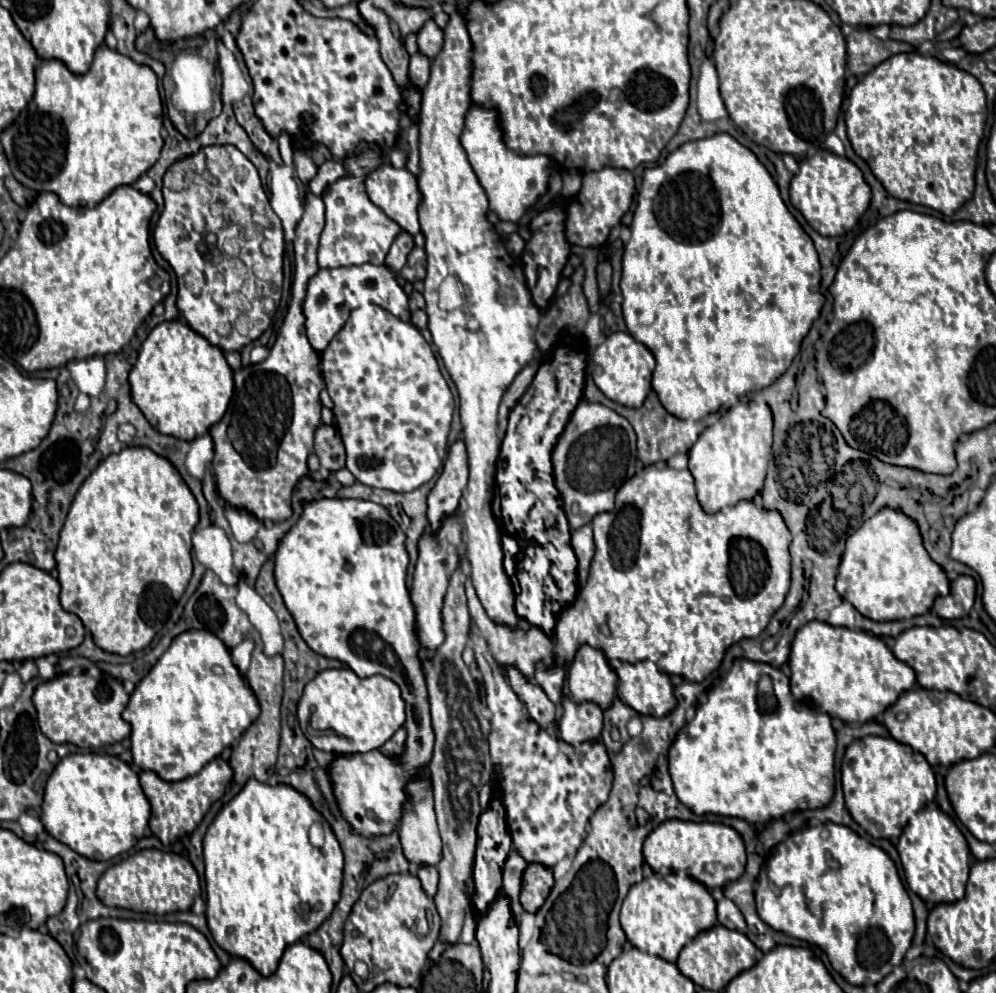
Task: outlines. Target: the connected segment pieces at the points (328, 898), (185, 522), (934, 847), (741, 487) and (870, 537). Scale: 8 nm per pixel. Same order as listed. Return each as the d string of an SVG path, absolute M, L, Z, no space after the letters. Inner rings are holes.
M254 777L242 787L242 791L230 799L220 813L214 817L212 825L204 835L204 863L206 863L206 917L208 927L216 943L234 957L244 957L260 971L260 975L272 975L284 949L300 937L312 933L320 923L332 913L336 901L340 899L342 885L342 851L330 823L314 809L310 799L294 789L292 785L268 785ZM314 821L324 825L326 843L322 849L314 847L308 839L308 829ZM300 903L310 907L308 919L298 915Z
M124 447L120 453L108 455L92 473L90 477L82 483L80 491L76 493L76 499L72 501L72 507L68 511L66 523L60 531L60 541L58 541L58 549L56 549L56 569L58 569L58 583L62 587L60 591L60 601L62 607L70 613L76 613L84 627L92 633L94 643L110 653L118 653L118 655L130 655L134 651L144 649L156 635L156 629L160 627L160 623L154 623L156 619L160 619L160 615L164 615L164 609L170 605L172 595L182 595L190 577L192 577L192 531L198 525L198 503L192 495L192 491L188 489L188 485L184 483L182 475L176 471L176 467L160 457L158 453L154 453L148 447Z
M936 805L920 809L904 827L898 853L908 887L926 903L952 903L964 897L964 885L970 872L970 851L958 825Z
M740 403L728 409L718 423L706 427L688 451L688 469L694 475L698 501L708 513L730 507L738 499L752 499L764 485L772 449L772 411L766 403Z
M882 507L848 535L836 573L836 591L868 619L910 619L930 611L936 597L948 595L948 577L928 555L918 523L896 507Z

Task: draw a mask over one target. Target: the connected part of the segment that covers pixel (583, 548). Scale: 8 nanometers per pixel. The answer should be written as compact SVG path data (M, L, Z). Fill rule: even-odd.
M582 525L580 529L572 531L572 549L578 557L578 583L582 585L588 577L588 567L594 555L594 541L592 541L592 529L590 525Z

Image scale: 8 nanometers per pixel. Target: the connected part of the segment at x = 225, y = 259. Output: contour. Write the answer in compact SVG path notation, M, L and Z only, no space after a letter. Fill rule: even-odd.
M208 145L208 147L202 147L202 149L200 149L200 151L198 151L198 153L194 153L194 155L188 155L188 157L184 157L184 159L178 159L178 161L176 161L176 163L174 163L174 165L172 165L172 167L170 167L170 169L168 169L168 171L166 171L166 175L164 175L164 187L162 187L162 193L164 193L164 201L166 201L166 203L164 203L164 211L162 211L162 215L160 215L160 219L158 219L158 225L156 225L156 229L154 229L154 243L156 243L156 247L158 247L158 251L160 251L160 253L162 253L162 257L164 257L164 259L166 259L166 261L168 261L168 263L170 263L170 267L172 267L172 269L174 269L174 273L176 273L176 279L178 279L178 301L176 301L176 305L178 305L178 309L180 309L180 313L182 313L182 319L184 319L184 321L186 321L186 323L188 323L188 325L190 325L190 327L192 327L192 329L194 329L194 331L196 331L196 333L200 333L200 335L204 335L204 337L206 337L206 339L208 339L208 341L210 341L210 343L212 343L212 345L218 345L218 347L220 347L220 349L224 349L224 353L228 353L228 351L236 351L236 349L238 349L238 347L242 347L242 343L250 343L250 341L254 341L254 339L258 339L258 337L260 337L260 335L262 335L262 331L266 331L266 329L268 329L268 325L270 325L270 321L272 321L272 315L274 315L274 313L276 313L276 303L280 303L280 295L282 295L282 263L284 263L284 231L282 231L282 223L280 223L280 219L278 219L278 215L276 215L276 213L274 213L274 211L272 211L272 207L270 207L270 201L268 201L268 195L266 195L266 193L264 193L264 189L262 189L262 183L260 183L260 177L258 177L258 171L256 171L256 167L254 167L254 165L252 165L252 163L250 163L250 161L248 161L248 159L246 159L246 157L244 157L244 155L242 155L242 153L240 153L240 151L238 151L238 149L236 149L236 147L232 147L232 145ZM222 243L230 243L230 245L234 245L234 253L232 253L232 251L226 251L226 247L224 247L224 245L222 245ZM228 289L236 289L236 291L238 291L238 289L242 289L242 293L244 293L244 297L246 297L246 295L248 295L248 301L250 301L250 305L248 305L248 307L246 307L246 305L244 305L244 307L240 307L240 305L238 305L238 303L234 303L234 293L222 293L222 291L228 291ZM266 299L270 299L270 303L272 303L272 307L274 307L274 313L268 313L268 311L266 311L266 305L264 305L264 303L266 303ZM240 313L244 313L244 315L242 315L242 321L244 321L244 333L240 333L240 331L238 331L238 329L236 329L236 321L238 321L238 317L240 317Z

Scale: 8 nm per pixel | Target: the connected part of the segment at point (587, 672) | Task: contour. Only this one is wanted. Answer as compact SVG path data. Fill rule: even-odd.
M580 645L570 667L570 693L572 693L572 699L578 703L594 701L602 709L612 705L612 699L616 695L616 673L600 649L594 649L590 645Z

